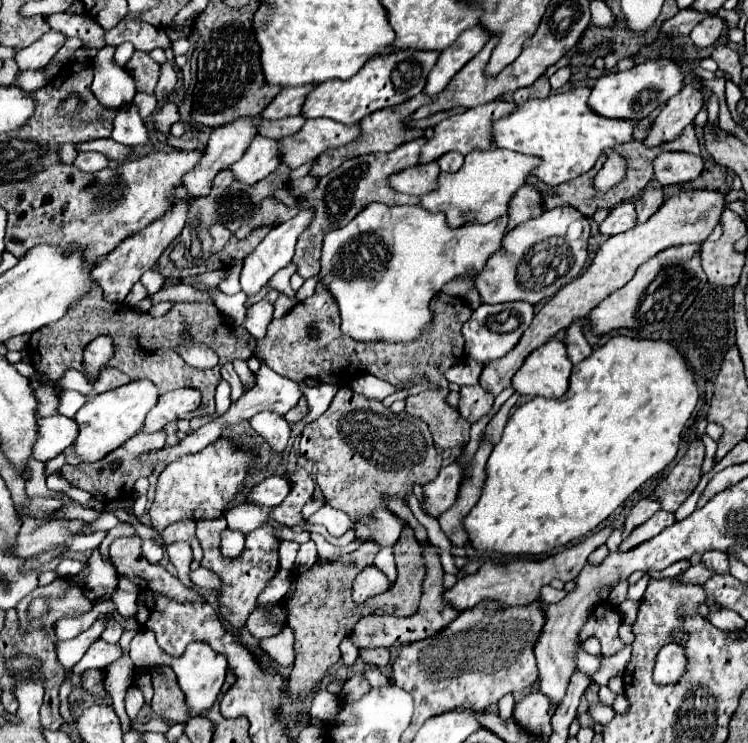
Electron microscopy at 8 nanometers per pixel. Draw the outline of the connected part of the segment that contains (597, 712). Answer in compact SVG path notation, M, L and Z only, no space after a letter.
M601 702L589 706L589 714L599 722L599 724L609 724L611 718L615 718L615 710L611 706L605 706Z

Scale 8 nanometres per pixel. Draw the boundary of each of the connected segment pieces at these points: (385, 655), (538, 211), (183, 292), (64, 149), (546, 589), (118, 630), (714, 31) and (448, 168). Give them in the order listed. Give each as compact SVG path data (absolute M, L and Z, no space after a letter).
M383 648L383 650L361 650L361 660L363 660L365 664L369 664L369 666L379 666L379 668L383 668L383 666L389 664L391 654L389 654L387 648Z
M523 186L511 200L511 206L509 206L509 230L535 218L535 216L541 216L545 210L543 210L543 192L535 186Z
M181 284L181 286L167 286L163 290L159 290L157 294L151 294L151 300L153 304L157 302L169 302L169 300L175 300L175 302L193 302L193 300L203 300L203 302L213 302L211 294L209 292L203 292L203 290L197 290L197 288L191 288L187 284Z
M64 144L59 148L59 157L61 159L61 162L66 164L71 164L75 161L76 155L78 154L78 151L76 149L75 144Z
M543 586L543 592L541 592L541 596L543 596L543 600L545 600L547 604L553 604L553 602L563 600L565 594L567 594L565 590L555 590L553 586Z
M115 619L109 620L101 638L108 643L118 644L122 631L122 626Z
M709 14L703 22L699 22L699 24L691 30L691 36L689 36L689 38L693 40L693 44L695 44L697 48L707 48L707 46L711 46L711 44L721 36L723 26L725 26L723 18L719 18L717 14Z
M447 152L437 162L439 162L439 166L441 166L443 172L457 172L461 168L461 164L463 164L463 158L465 156L461 152Z

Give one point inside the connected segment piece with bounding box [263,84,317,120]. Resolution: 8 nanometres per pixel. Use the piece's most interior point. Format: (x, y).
(287, 103)

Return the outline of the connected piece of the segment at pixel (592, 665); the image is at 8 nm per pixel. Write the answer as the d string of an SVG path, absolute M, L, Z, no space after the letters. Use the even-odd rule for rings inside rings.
M582 644L579 646L579 652L577 656L577 668L579 670L583 670L585 674L595 674L599 668L601 668L601 662L603 662L603 654L599 654L599 656L593 656L590 654L586 654L583 650Z

